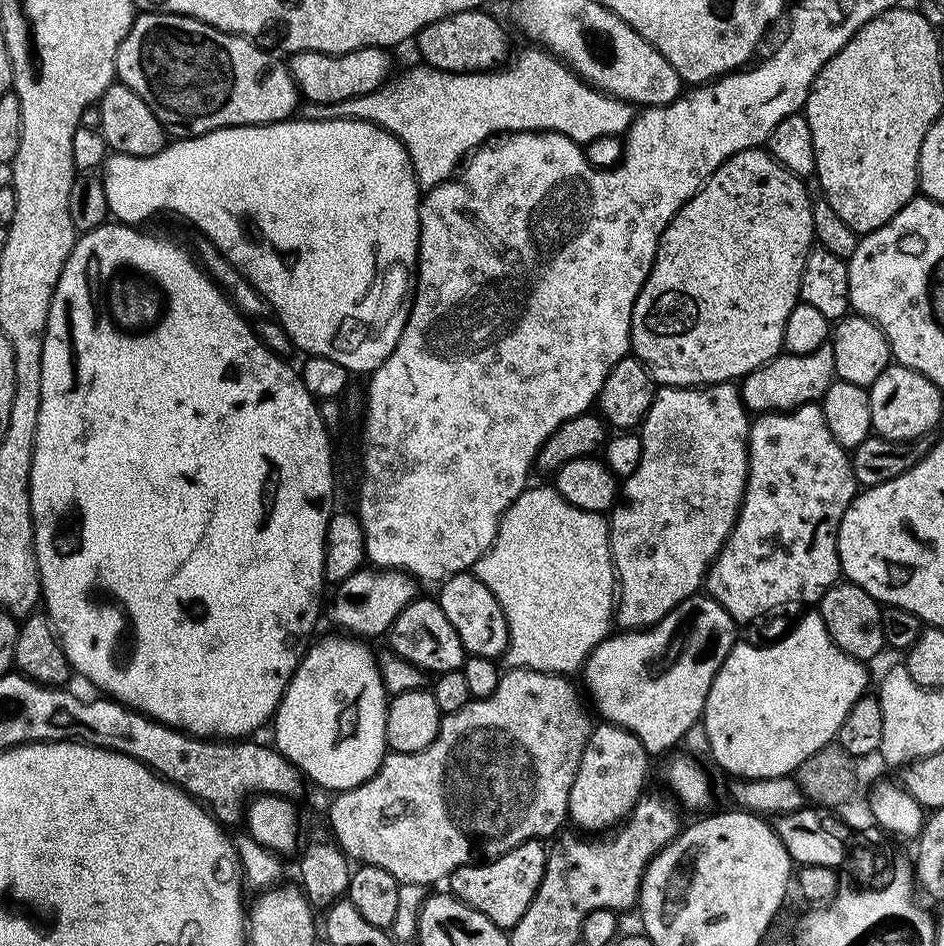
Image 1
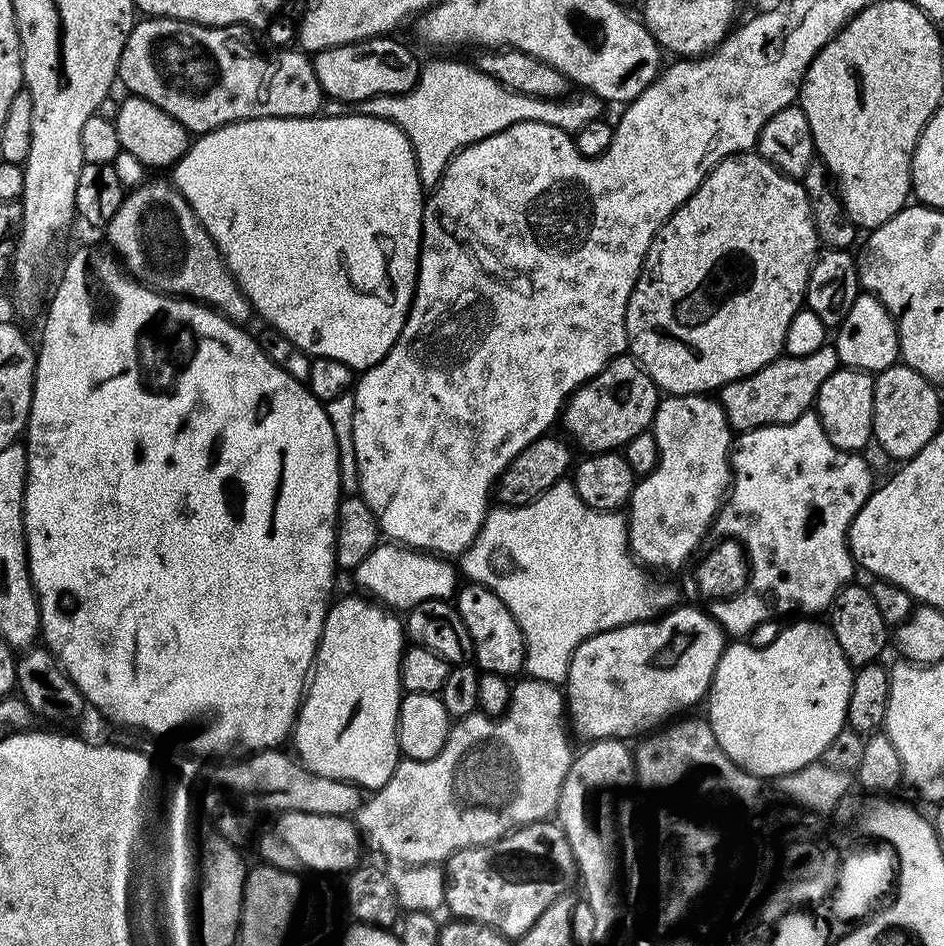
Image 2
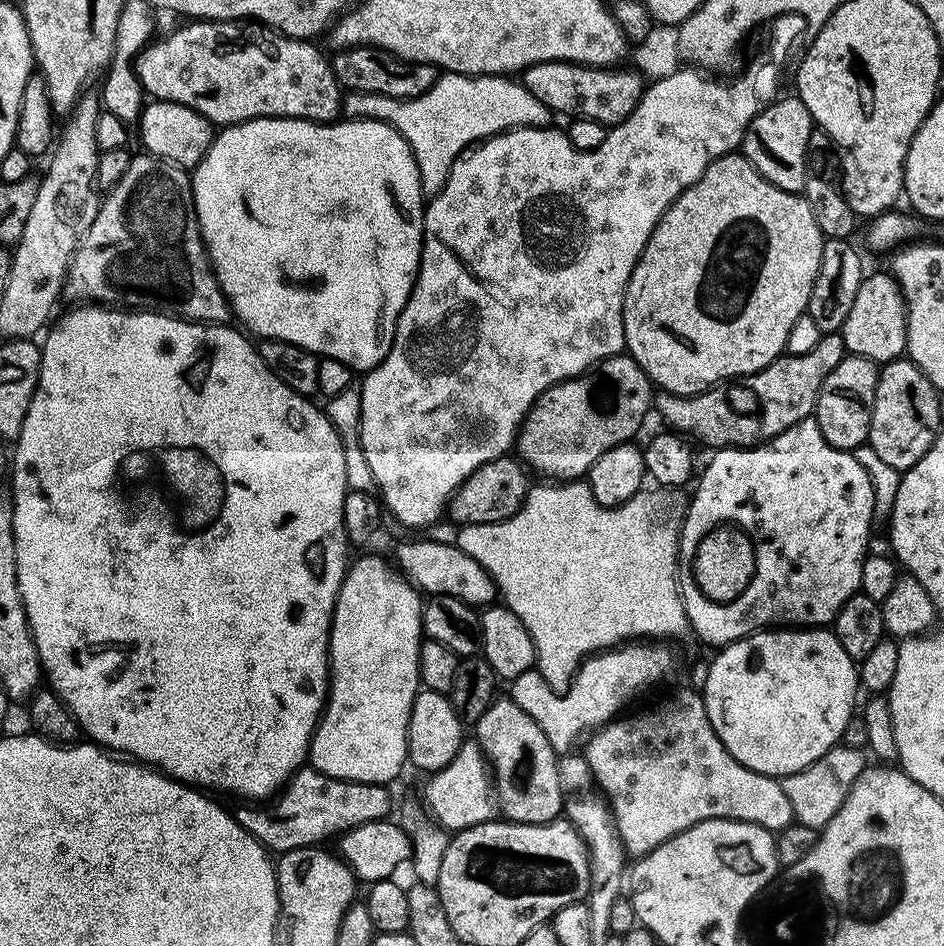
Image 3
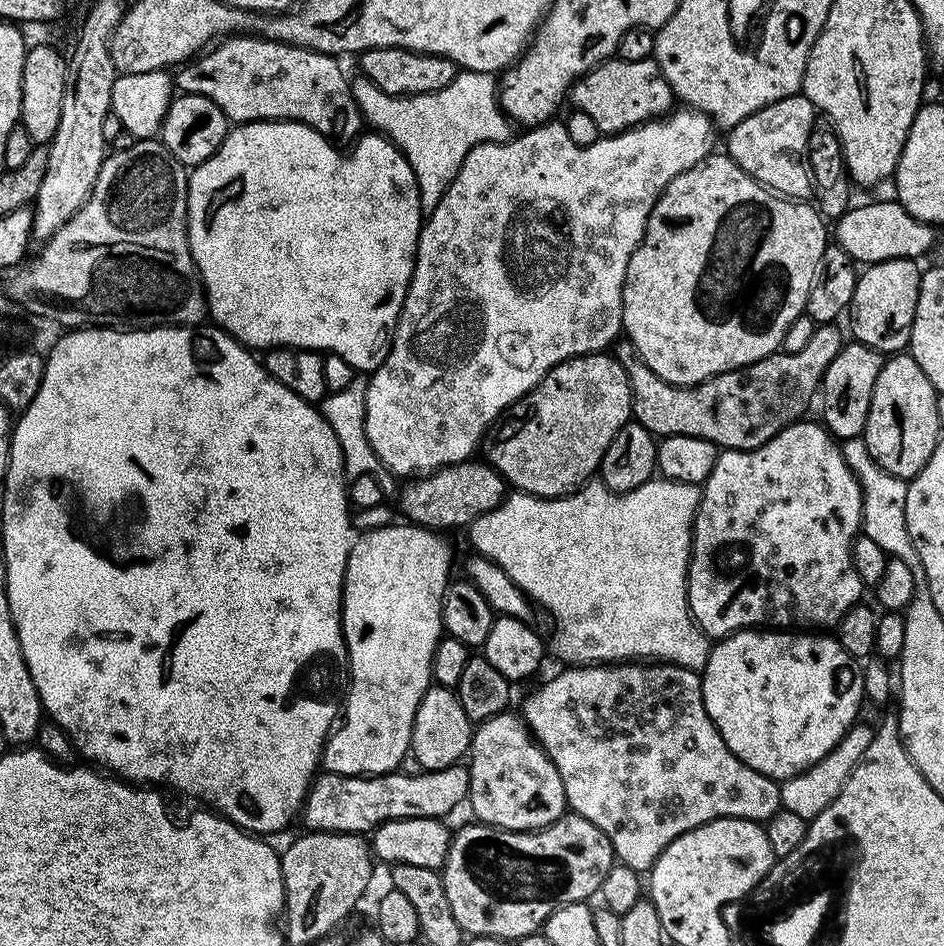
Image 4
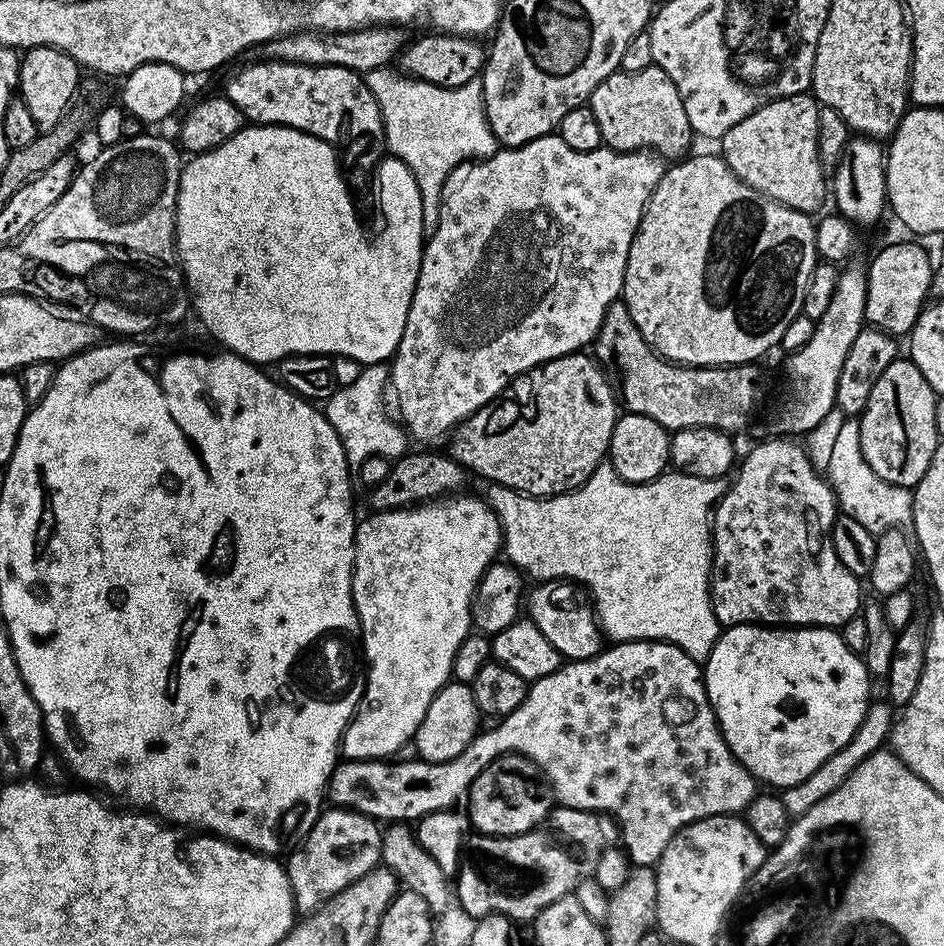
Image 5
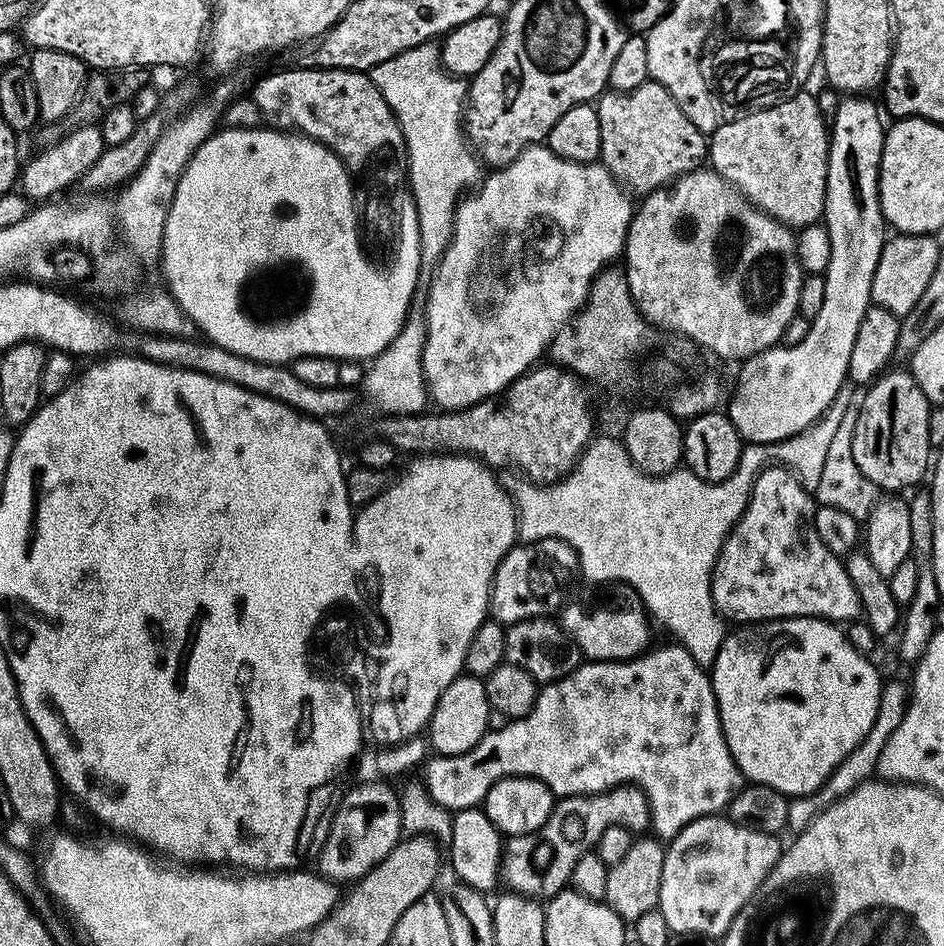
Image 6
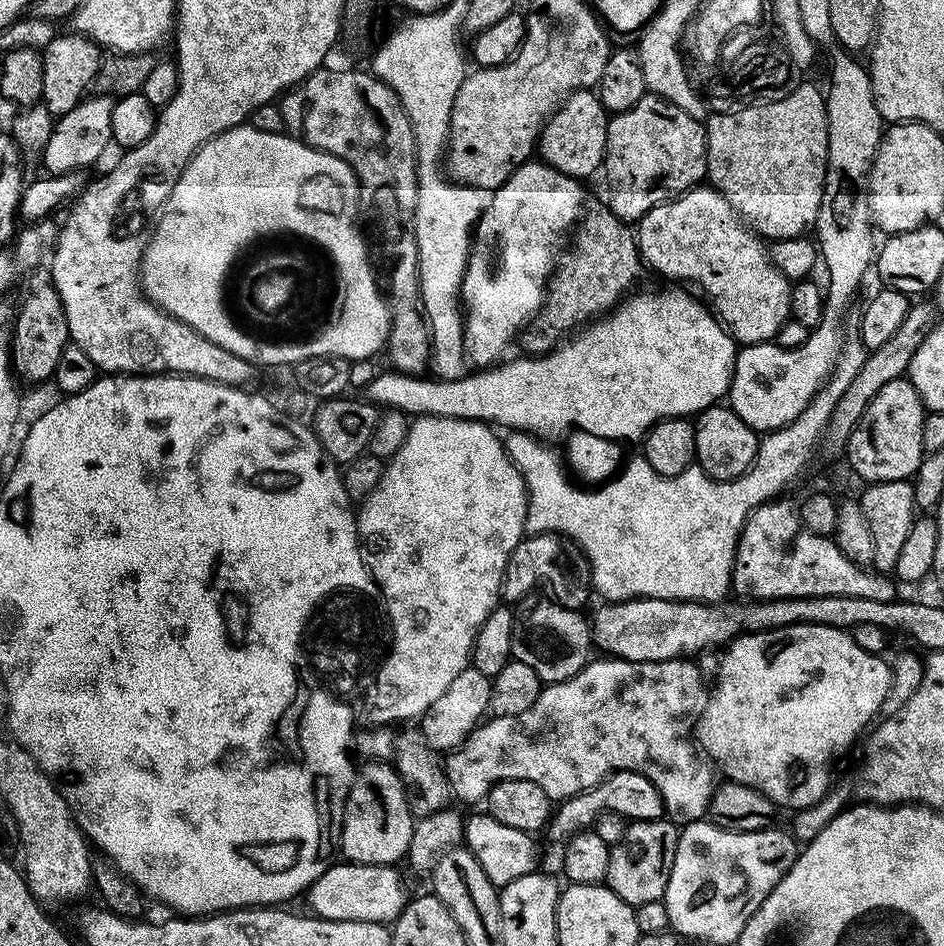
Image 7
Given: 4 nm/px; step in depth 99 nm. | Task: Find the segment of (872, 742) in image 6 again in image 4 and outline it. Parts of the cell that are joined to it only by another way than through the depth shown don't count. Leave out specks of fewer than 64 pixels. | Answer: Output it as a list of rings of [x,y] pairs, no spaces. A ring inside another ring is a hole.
[[[858,722],[849,728],[846,735],[836,744],[830,754],[826,754],[814,766],[810,766],[804,772],[794,774],[788,780],[780,784],[780,806],[790,810],[790,814],[798,814],[798,818],[812,821],[834,798],[838,798],[842,786],[848,780],[850,773],[853,772],[854,766],[865,756],[865,752],[870,742],[873,741],[875,729],[863,722]]]

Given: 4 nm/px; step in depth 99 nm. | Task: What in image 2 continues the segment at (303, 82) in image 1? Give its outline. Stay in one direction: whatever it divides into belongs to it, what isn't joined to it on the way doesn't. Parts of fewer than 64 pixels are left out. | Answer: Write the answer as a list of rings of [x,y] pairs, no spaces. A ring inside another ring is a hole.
[[[391,35],[375,36],[369,40],[357,40],[354,44],[343,44],[327,48],[315,53],[311,57],[314,66],[314,74],[318,74],[318,82],[322,86],[325,97],[330,100],[341,100],[347,104],[357,104],[366,98],[375,96],[401,96],[404,92],[409,92],[418,82],[421,61],[416,61],[416,56],[404,44],[392,40]]]

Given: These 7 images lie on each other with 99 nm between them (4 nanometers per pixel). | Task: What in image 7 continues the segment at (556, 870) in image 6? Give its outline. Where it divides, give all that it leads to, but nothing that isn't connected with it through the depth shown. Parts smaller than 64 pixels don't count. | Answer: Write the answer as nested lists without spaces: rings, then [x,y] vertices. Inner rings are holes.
[[[613,772],[600,784],[570,796],[555,809],[550,820],[550,829],[560,842],[591,829],[602,812],[617,812],[629,822],[633,820],[659,820],[665,815],[663,794],[650,778],[640,772]]]

